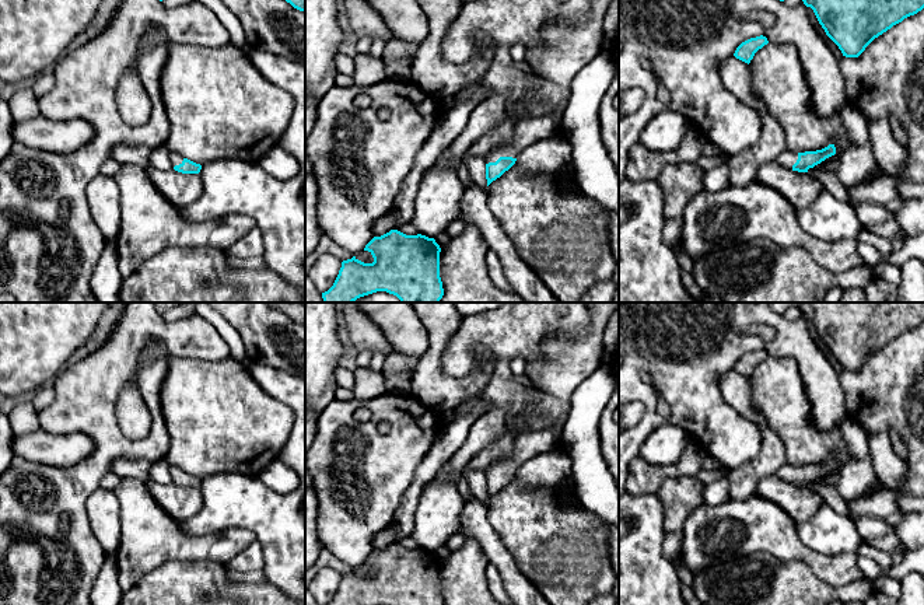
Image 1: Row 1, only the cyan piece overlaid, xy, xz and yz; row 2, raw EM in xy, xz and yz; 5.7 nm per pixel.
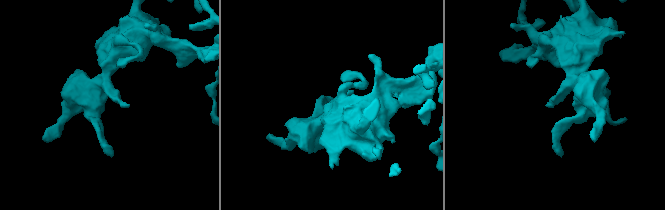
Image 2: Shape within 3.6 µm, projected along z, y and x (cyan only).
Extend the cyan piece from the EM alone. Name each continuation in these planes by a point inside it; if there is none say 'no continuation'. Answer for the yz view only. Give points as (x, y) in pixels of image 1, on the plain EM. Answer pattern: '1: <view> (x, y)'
1: yz (787, 472)

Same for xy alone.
1: xy (175, 472)

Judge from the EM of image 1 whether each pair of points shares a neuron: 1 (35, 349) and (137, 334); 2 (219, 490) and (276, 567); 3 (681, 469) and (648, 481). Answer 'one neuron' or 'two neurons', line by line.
1: two neurons
2: one neuron
3: one neuron

